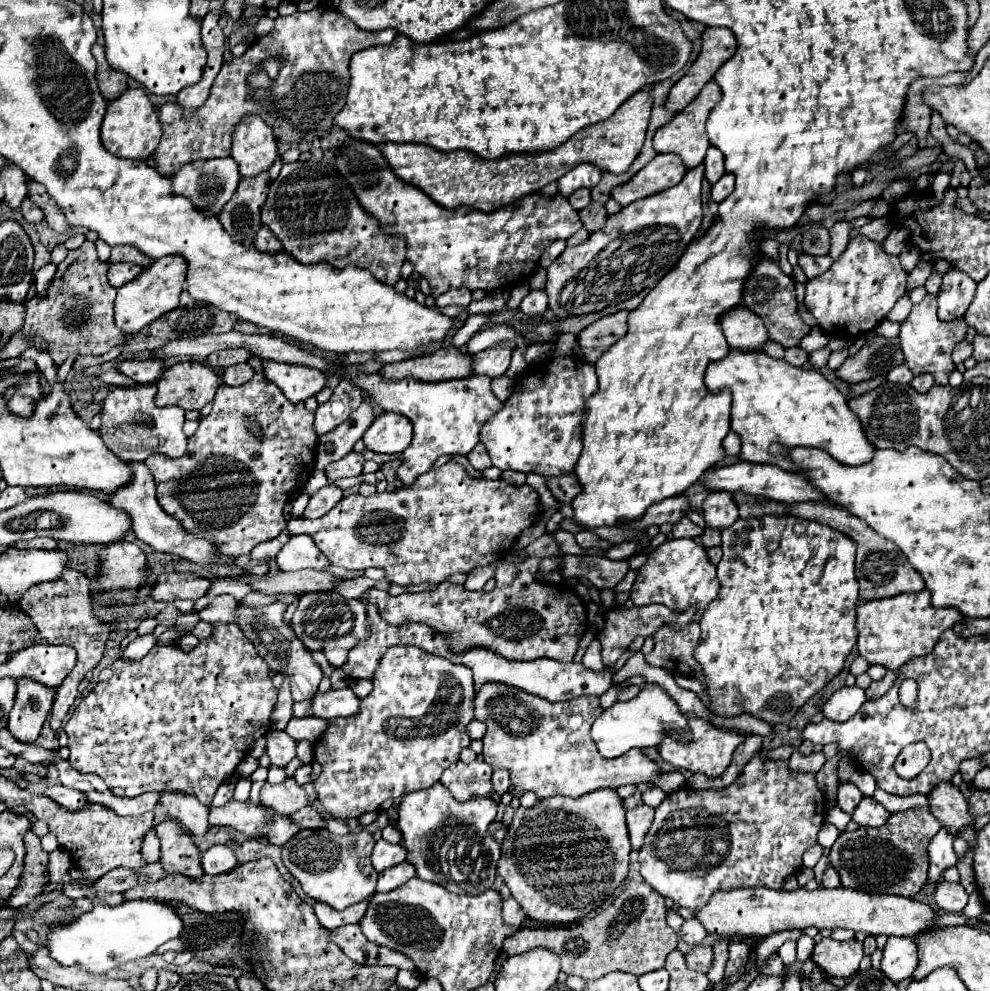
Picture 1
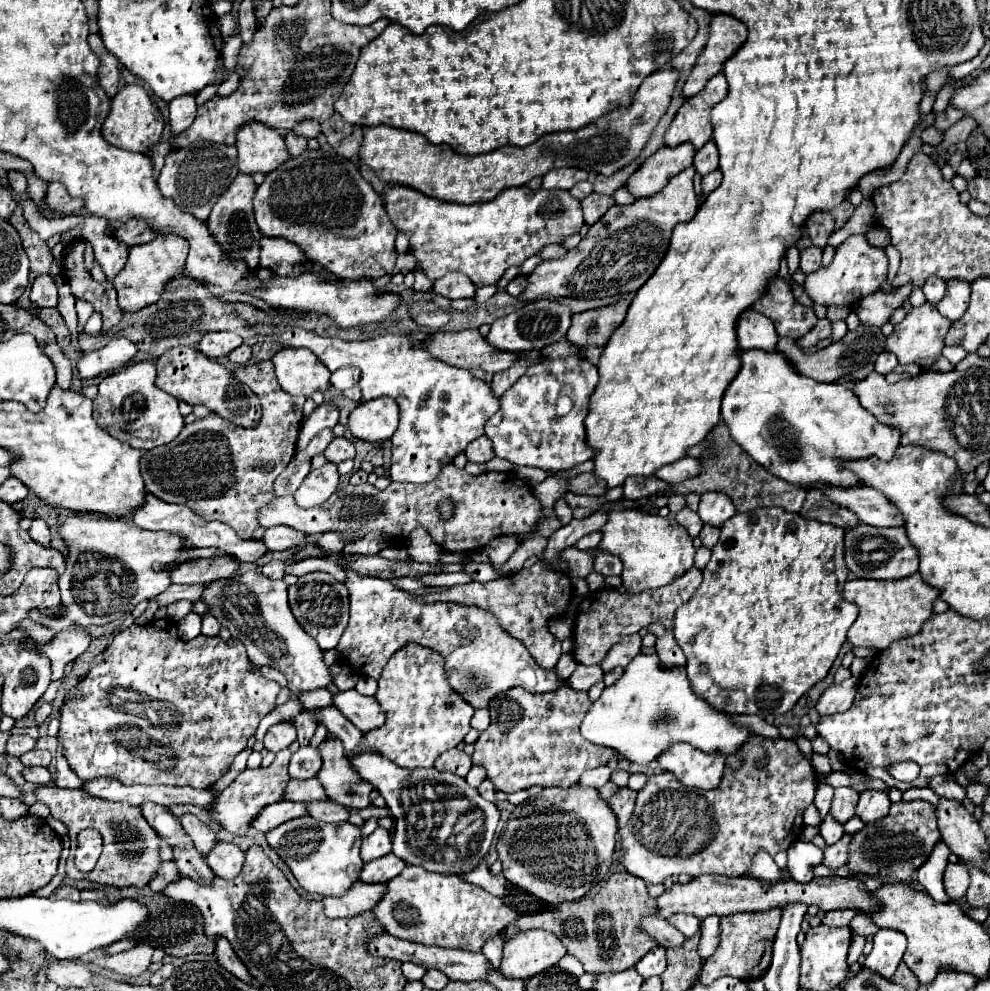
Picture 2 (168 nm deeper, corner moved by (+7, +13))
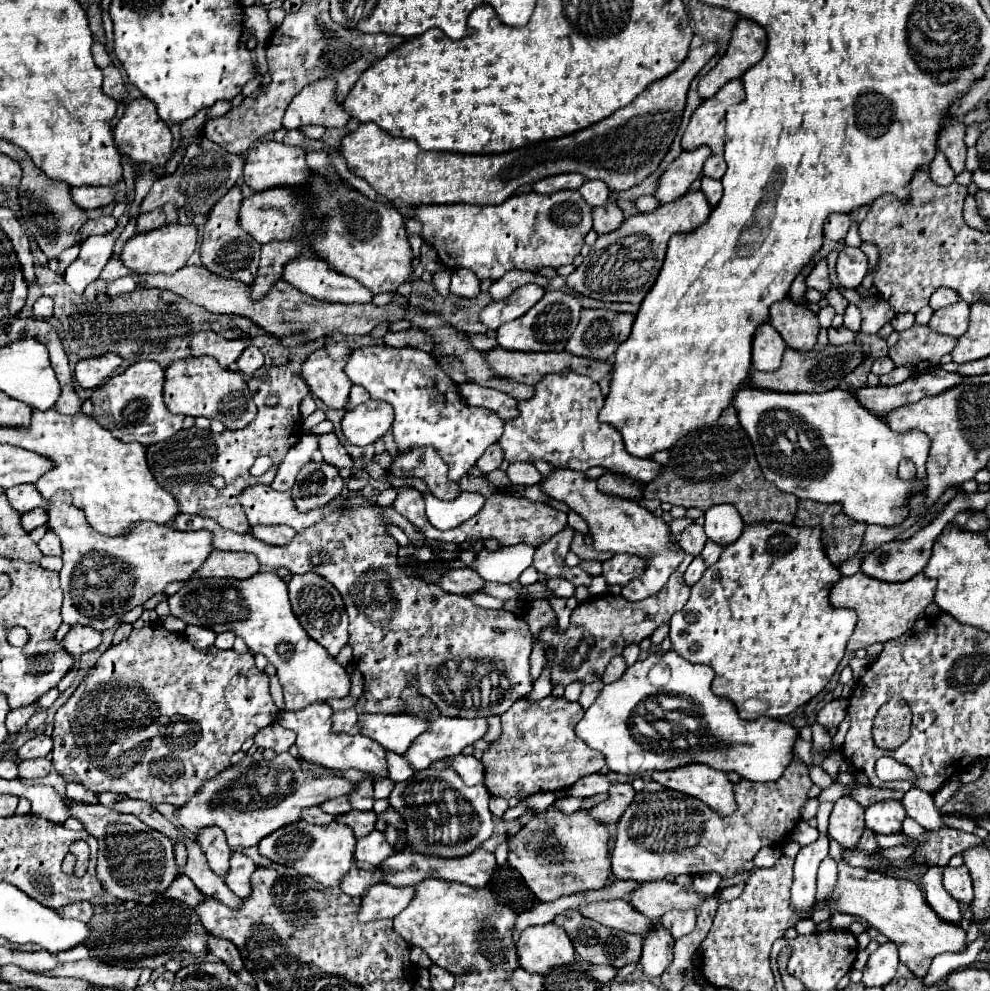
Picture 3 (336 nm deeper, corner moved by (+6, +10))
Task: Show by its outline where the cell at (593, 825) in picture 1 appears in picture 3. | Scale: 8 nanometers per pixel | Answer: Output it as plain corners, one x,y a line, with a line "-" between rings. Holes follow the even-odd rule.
555,805
533,813
523,829
509,837
509,865
521,873
539,901
551,903
563,895
605,887
611,875
609,831
587,809
563,813

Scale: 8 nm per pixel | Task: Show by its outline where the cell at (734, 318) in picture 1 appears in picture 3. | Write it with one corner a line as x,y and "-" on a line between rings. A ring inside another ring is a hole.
769,323
759,325
753,337
753,369
759,371
777,369
781,365
783,351
785,341
781,341
781,335

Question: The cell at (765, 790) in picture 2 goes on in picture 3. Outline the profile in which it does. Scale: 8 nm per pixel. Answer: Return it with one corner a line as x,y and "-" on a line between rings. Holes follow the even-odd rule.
789,763
785,773
773,783
753,783
741,779
733,785
737,813
721,815
697,797
689,797
685,793
677,793
673,789
665,789
655,781
647,781
643,791
639,791
633,803
623,813
615,847
611,851
611,869
617,879
633,879
633,881
661,881
665,875
699,875
699,873
717,873
723,881
737,875
749,861
753,861
755,853
765,845
779,845
783,843
797,821
801,819
801,807
809,799
807,793
813,781
807,775
805,763

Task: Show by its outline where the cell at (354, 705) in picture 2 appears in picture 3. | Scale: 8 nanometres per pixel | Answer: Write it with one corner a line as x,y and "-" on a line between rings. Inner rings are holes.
359,713
359,725
365,737
381,743
387,751
397,755
405,753
411,741
427,729
425,721
419,717
391,713

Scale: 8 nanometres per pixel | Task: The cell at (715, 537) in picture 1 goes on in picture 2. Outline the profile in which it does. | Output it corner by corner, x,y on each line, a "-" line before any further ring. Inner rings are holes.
704,526
702,532
700,532
700,540
702,540
704,546
710,546
710,548
712,548
712,546
718,542
718,534
720,534
718,528
714,528
714,526

